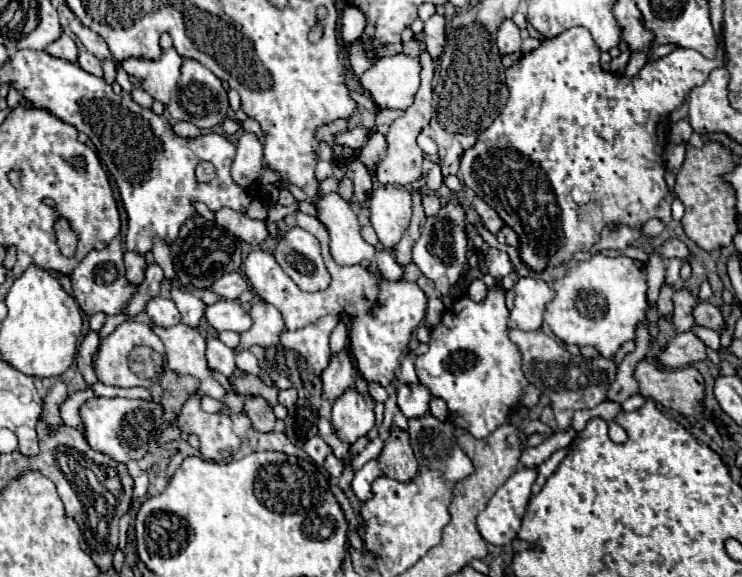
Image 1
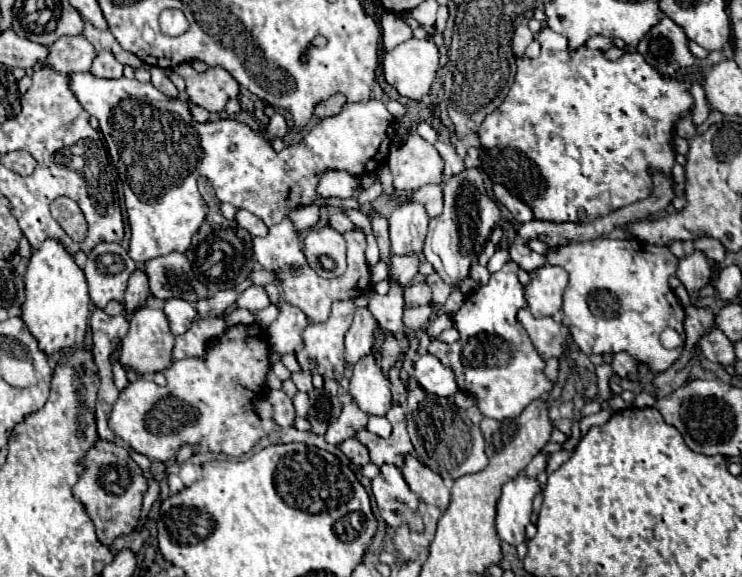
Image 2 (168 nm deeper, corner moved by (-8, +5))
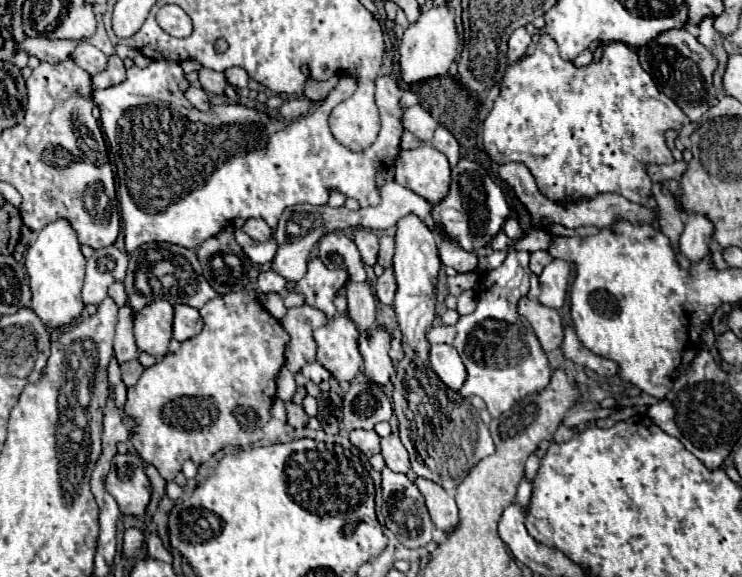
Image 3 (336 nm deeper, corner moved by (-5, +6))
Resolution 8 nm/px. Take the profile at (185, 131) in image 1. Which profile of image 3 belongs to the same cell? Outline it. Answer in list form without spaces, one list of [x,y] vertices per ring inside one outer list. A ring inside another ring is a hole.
[[[188,87],[184,91],[186,99],[200,111],[208,111],[210,109],[210,103],[208,103],[208,93],[202,89],[202,87]]]

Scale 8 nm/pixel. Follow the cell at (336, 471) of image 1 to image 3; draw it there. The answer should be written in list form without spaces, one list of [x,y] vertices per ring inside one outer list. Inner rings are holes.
[[[356,429],[356,431],[350,431],[350,441],[362,449],[368,457],[380,453],[380,437],[376,431],[364,431],[364,429]]]

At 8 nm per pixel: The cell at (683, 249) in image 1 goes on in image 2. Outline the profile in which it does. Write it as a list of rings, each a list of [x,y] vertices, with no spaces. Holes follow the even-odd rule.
[[[697,238],[693,240],[693,250],[697,252],[703,252],[707,256],[707,260],[713,260],[713,262],[721,262],[725,258],[725,248],[719,240],[715,238]]]

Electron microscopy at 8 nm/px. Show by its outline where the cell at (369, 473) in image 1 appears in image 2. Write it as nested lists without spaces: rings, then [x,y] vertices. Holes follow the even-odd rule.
[[[383,464],[381,472],[371,480],[371,490],[381,518],[391,528],[409,520],[413,530],[423,530],[423,522],[419,522],[419,514],[415,514],[419,498],[409,490],[397,466]]]

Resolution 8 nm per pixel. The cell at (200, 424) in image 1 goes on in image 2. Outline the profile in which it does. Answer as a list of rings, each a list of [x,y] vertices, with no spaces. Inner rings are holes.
[[[233,326],[221,338],[215,340],[215,346],[211,346],[211,350],[205,350],[203,358],[187,358],[173,362],[165,370],[167,376],[165,386],[157,386],[153,380],[147,378],[137,378],[125,390],[121,390],[109,414],[109,428],[135,452],[151,460],[167,462],[183,444],[203,444],[211,452],[227,456],[243,456],[257,444],[259,438],[263,438],[261,420],[253,412],[245,410],[245,406],[251,400],[265,398],[267,370],[269,370],[267,332],[257,326]]]

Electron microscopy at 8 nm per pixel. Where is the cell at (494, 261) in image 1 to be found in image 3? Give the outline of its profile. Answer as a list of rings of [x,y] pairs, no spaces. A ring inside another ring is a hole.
[[[534,251],[530,257],[530,271],[534,275],[540,275],[542,269],[552,261],[552,257],[548,255],[548,251]]]

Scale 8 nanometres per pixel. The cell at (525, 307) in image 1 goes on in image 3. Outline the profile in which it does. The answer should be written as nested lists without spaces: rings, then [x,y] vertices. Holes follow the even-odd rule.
[[[554,259],[550,265],[544,267],[544,271],[540,275],[542,293],[540,293],[538,301],[542,305],[560,309],[566,301],[568,279],[570,279],[570,263],[562,261],[562,259]]]

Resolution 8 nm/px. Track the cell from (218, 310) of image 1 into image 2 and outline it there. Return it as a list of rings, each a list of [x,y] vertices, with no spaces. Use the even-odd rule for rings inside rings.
[[[251,286],[251,288],[247,288],[247,290],[237,298],[237,302],[235,302],[237,308],[249,310],[249,312],[253,312],[253,314],[261,312],[261,310],[267,308],[269,304],[271,304],[271,302],[269,302],[269,296],[267,296],[265,288],[261,288],[261,286]]]

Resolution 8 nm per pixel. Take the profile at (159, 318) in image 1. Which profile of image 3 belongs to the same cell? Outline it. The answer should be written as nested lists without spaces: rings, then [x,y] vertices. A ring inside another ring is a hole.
[[[176,305],[174,313],[174,339],[176,341],[186,341],[202,331],[202,317],[198,309],[190,305]]]

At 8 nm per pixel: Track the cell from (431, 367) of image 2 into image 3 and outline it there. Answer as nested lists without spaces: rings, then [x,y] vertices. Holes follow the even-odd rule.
[[[440,343],[440,345],[432,345],[430,349],[430,361],[432,367],[436,369],[438,377],[454,391],[458,391],[464,381],[466,381],[466,369],[464,363],[458,355],[458,351],[452,345]]]

